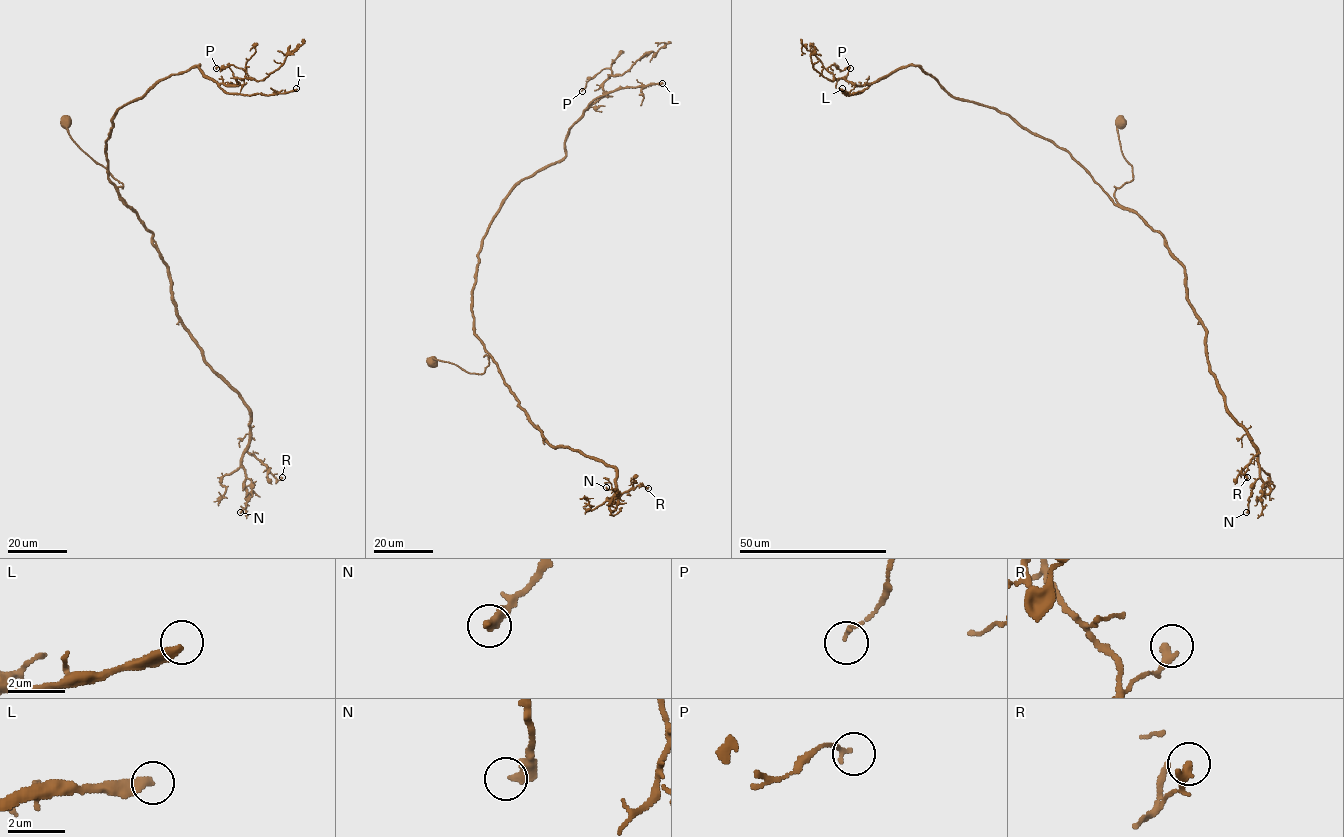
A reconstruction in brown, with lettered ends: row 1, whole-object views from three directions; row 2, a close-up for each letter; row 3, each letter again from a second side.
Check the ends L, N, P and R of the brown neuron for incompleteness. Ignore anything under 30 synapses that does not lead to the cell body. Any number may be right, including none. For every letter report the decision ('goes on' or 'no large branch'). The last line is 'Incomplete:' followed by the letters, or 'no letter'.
L: goes on
N: no large branch
P: no large branch
R: no large branch
Incomplete: L

